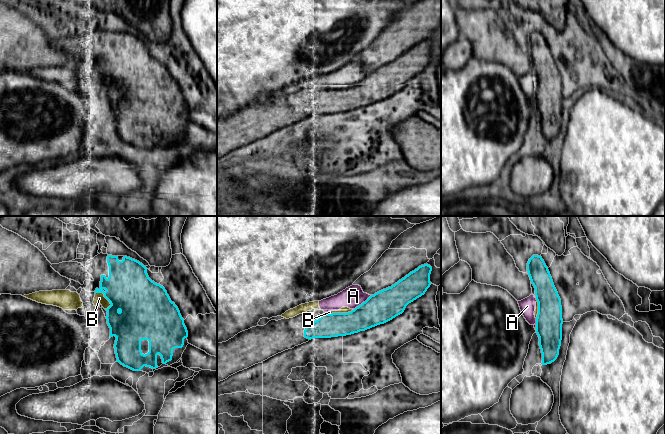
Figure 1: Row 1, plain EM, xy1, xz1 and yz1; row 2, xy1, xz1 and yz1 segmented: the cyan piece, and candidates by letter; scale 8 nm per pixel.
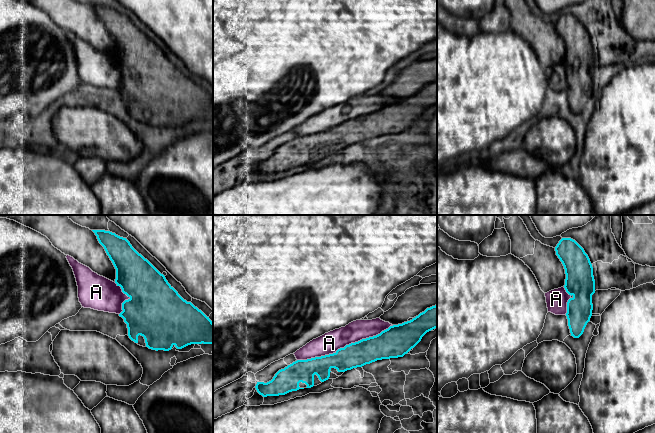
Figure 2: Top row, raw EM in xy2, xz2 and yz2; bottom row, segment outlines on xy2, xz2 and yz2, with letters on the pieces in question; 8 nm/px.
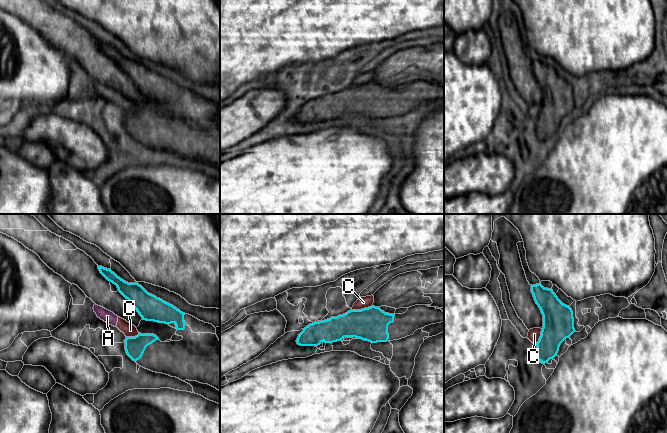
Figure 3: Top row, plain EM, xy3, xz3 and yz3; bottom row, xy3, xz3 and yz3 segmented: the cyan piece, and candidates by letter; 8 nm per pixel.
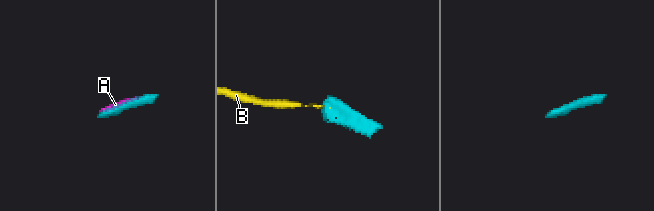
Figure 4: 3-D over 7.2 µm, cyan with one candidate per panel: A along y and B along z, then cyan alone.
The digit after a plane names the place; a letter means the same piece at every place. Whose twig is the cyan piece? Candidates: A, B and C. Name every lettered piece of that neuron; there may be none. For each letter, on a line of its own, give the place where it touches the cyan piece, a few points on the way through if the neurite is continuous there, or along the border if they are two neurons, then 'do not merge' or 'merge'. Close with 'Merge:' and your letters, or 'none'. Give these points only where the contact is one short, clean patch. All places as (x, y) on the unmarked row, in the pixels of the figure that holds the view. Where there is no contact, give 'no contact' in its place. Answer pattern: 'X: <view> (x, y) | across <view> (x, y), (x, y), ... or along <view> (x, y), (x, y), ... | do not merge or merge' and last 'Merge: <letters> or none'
A: xz2 (346, 121) | do not merge
B: xz1 (340, 89) | along xz1 (354, 85), (348, 88), (332, 88), (327, 90) | do not merge
C: xz3 (361, 85) | along xz3 (371, 81), (351, 86) | do not merge
Merge: none

